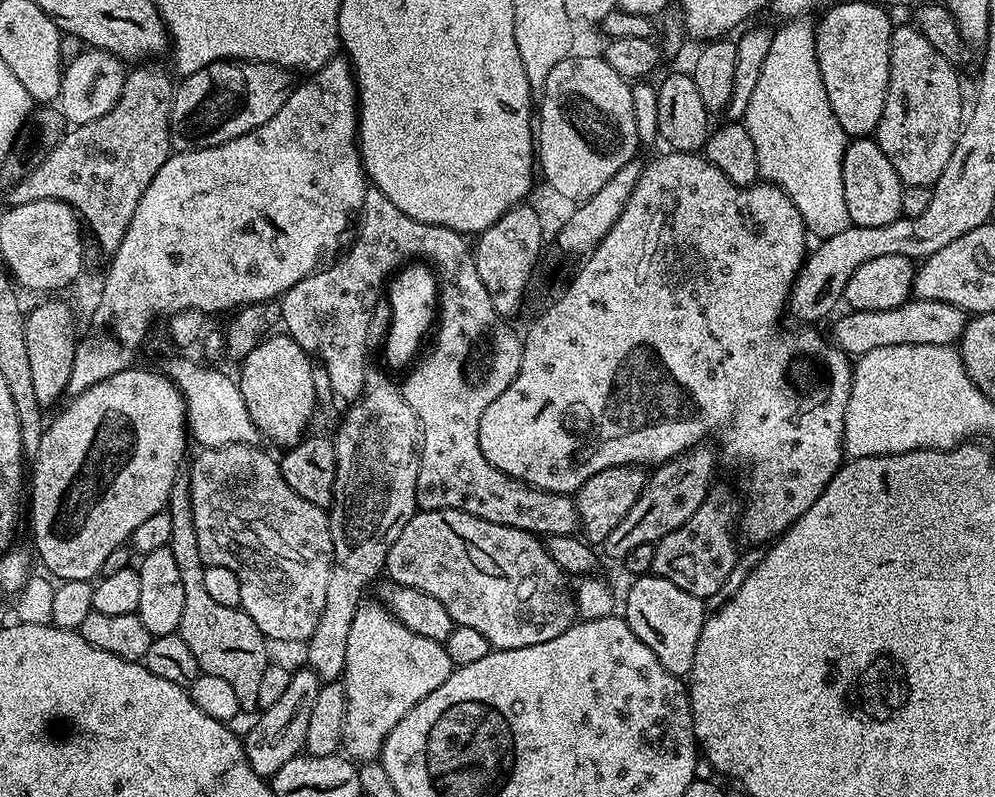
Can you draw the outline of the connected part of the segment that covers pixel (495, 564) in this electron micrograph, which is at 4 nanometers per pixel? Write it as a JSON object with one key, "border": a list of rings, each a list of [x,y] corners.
{"border":[[[443,508],[429,512],[417,511],[416,515],[410,518],[410,522],[406,522],[402,534],[398,534],[398,542],[394,542],[394,546],[390,546],[386,576],[389,576],[387,579],[391,583],[399,584],[401,588],[413,588],[422,594],[430,594],[430,598],[438,598],[438,602],[442,602],[442,606],[446,606],[453,625],[461,624],[480,631],[486,637],[486,642],[490,642],[493,649],[496,650],[538,646],[538,642],[550,642],[550,638],[558,638],[558,634],[562,634],[577,619],[576,598],[570,584],[568,588],[569,577],[557,566],[554,558],[550,558],[547,547],[533,533],[523,532],[517,528],[502,526],[494,522],[486,522],[482,518],[466,514],[461,508]]]}

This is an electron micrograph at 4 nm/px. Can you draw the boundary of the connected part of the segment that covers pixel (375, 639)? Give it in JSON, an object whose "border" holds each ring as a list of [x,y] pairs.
{"border":[[[361,603],[354,614],[354,622],[350,622],[350,634],[346,634],[346,662],[342,677],[346,690],[346,722],[342,748],[356,762],[377,759],[390,730],[394,730],[394,726],[398,726],[398,722],[402,722],[402,718],[406,718],[406,714],[414,710],[414,706],[418,706],[426,694],[438,690],[438,686],[442,686],[442,682],[446,682],[454,670],[450,654],[446,654],[443,644],[422,634],[414,634],[414,630],[398,622],[383,603],[375,603]]]}

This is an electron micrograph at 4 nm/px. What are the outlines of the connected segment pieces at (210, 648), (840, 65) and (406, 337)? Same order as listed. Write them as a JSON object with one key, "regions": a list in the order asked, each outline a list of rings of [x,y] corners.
{"regions":[[[[181,474],[174,478],[174,486],[170,486],[167,512],[170,514],[170,542],[168,549],[174,554],[174,562],[182,574],[182,622],[178,635],[186,646],[190,646],[194,658],[198,658],[198,666],[203,674],[214,674],[214,678],[223,678],[234,689],[238,697],[241,713],[257,711],[258,690],[261,686],[262,670],[270,663],[268,656],[269,641],[254,626],[243,608],[218,606],[214,598],[206,591],[204,570],[206,561],[202,558],[202,550],[198,550],[198,530],[194,530],[194,510],[192,509],[192,478]]],[[[844,4],[841,8],[834,9],[832,16],[840,23],[840,40],[820,38],[816,42],[816,57],[822,74],[822,82],[826,86],[826,98],[830,98],[834,118],[838,118],[842,130],[850,138],[868,138],[875,133],[878,122],[882,118],[884,99],[888,93],[890,38],[894,21],[887,16],[889,13],[883,7],[881,8],[875,8],[872,4]]],[[[410,262],[391,277],[386,288],[386,304],[388,300],[390,306],[390,326],[384,344],[384,358],[389,365],[386,366],[391,371],[404,367],[407,369],[415,363],[424,336],[426,335],[426,338],[435,325],[438,299],[439,285],[435,271],[427,263]]]]}

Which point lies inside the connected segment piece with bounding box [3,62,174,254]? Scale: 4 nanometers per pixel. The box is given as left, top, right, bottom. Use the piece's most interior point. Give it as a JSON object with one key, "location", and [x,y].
{"location":[101,169]}

